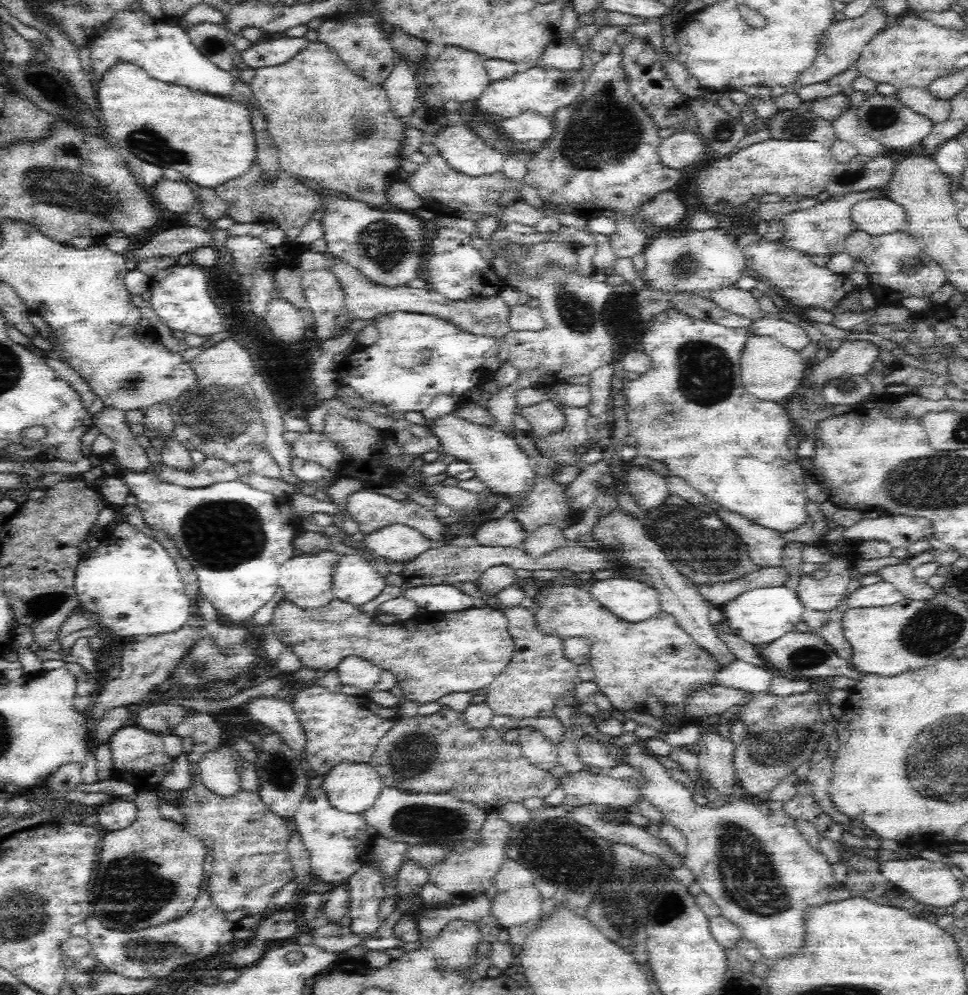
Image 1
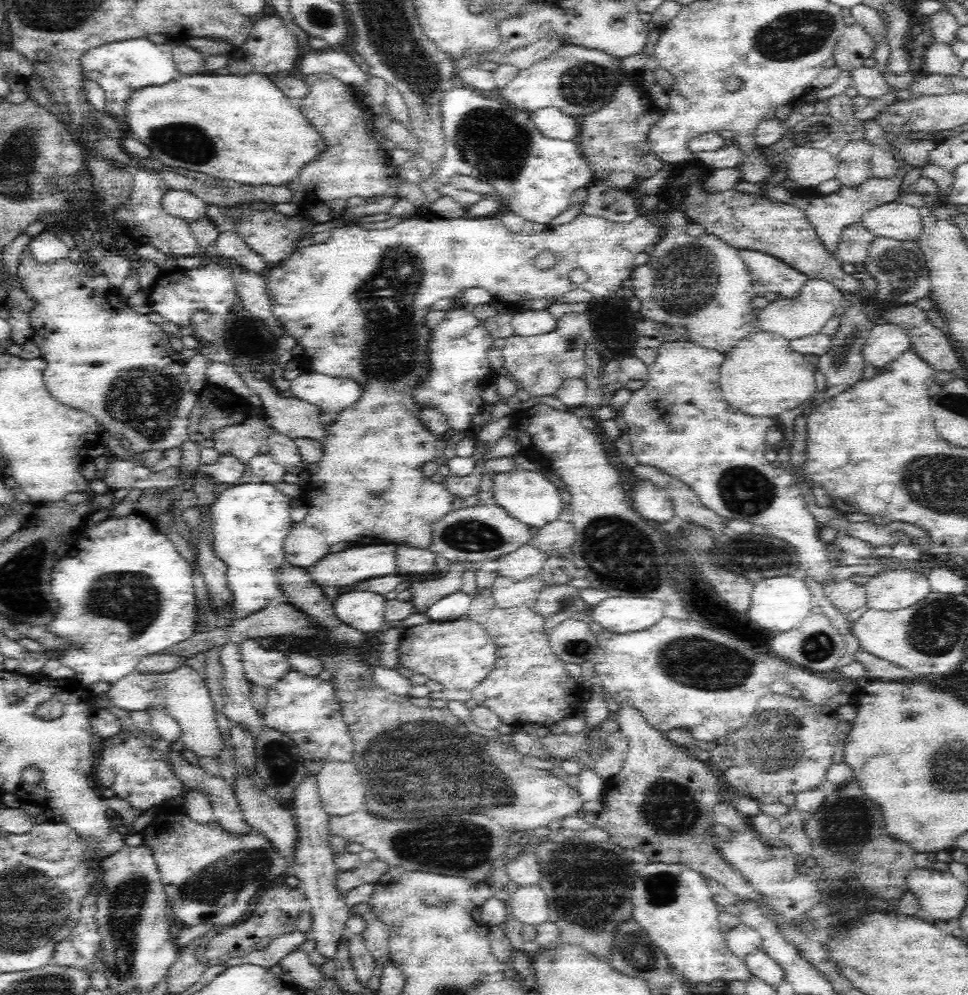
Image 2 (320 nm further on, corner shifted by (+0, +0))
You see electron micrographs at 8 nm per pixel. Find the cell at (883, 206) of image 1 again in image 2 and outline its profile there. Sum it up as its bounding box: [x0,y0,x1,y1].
[861,201,924,242]

